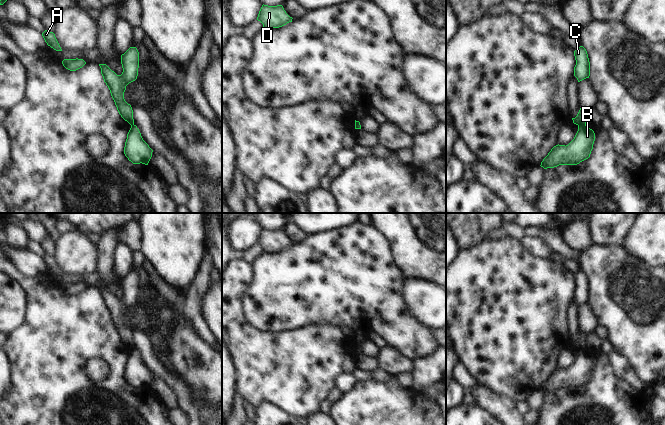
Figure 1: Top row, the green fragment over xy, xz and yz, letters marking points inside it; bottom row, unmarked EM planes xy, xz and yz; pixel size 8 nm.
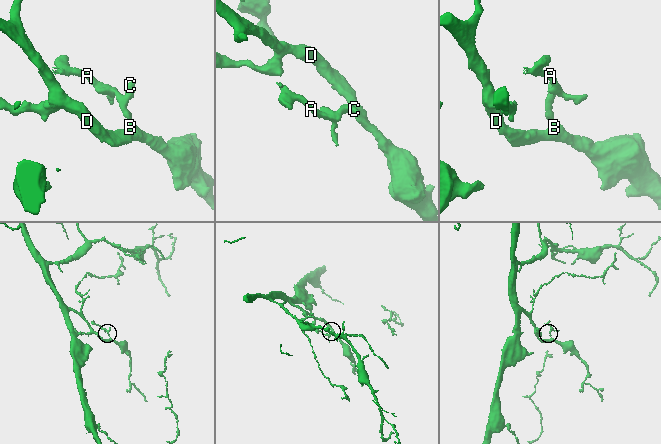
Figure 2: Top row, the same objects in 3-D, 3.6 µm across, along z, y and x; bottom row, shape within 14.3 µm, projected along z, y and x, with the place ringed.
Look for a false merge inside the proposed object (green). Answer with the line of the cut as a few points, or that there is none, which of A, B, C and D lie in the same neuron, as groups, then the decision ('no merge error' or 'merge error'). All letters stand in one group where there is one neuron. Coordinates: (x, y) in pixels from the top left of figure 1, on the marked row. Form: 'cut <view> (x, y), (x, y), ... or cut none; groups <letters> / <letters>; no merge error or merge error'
cut yz (578, 124), (585, 125); groups A C / B D; merge error

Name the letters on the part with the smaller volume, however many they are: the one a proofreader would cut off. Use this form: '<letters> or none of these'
A, C.

